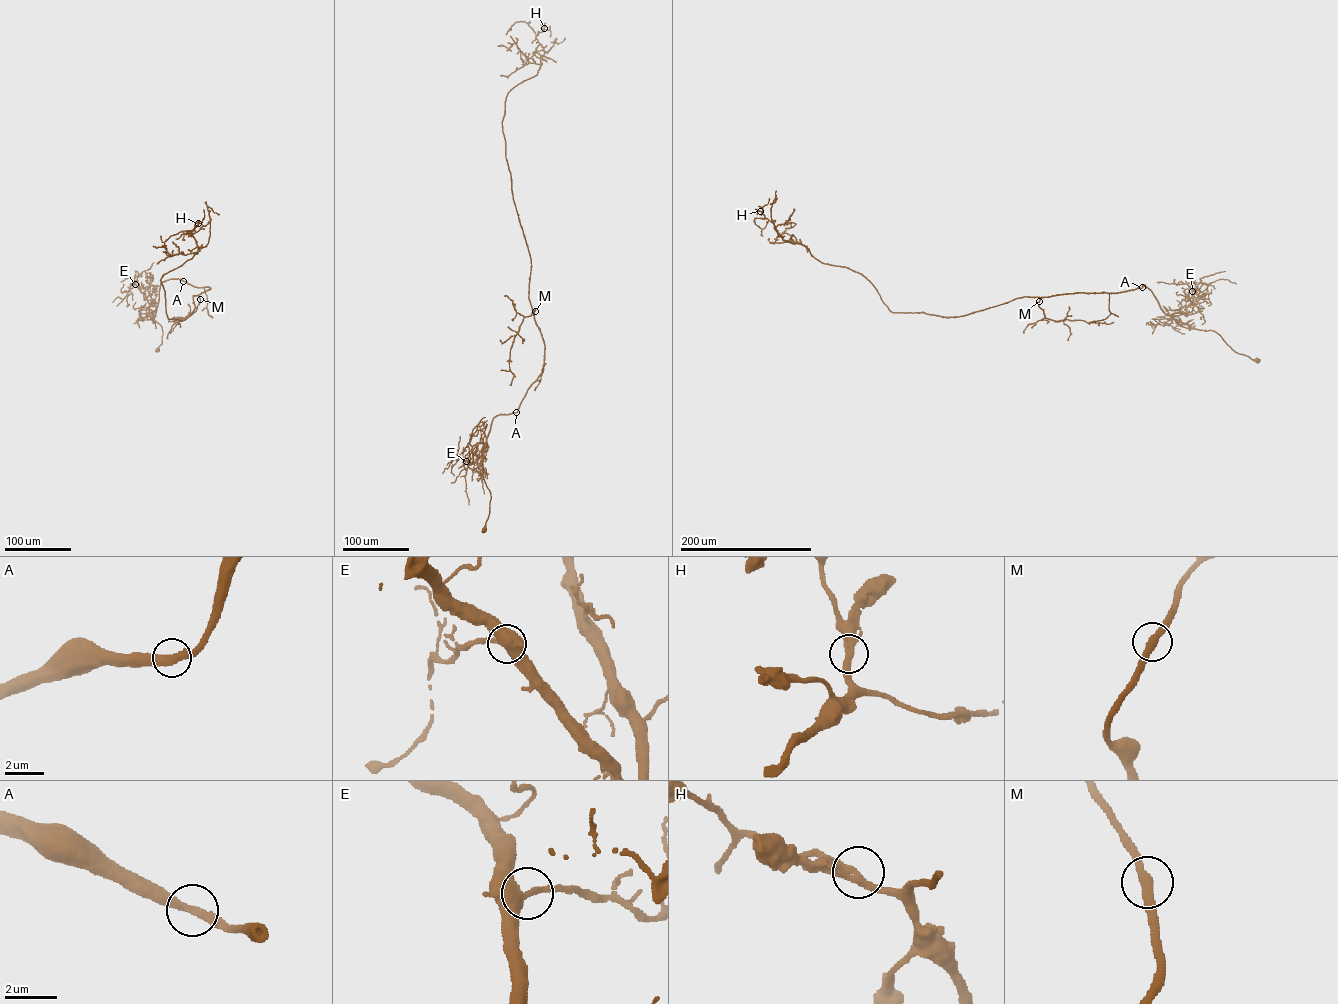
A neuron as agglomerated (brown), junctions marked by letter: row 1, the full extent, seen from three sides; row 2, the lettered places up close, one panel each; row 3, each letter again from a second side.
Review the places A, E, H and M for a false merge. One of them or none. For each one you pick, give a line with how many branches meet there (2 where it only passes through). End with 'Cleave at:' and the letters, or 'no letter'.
Cleave at: no letter

